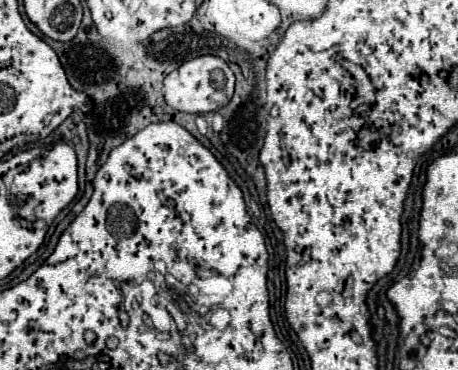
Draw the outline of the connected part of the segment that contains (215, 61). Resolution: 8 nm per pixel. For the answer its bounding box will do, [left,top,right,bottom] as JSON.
[164,56,235,114]

